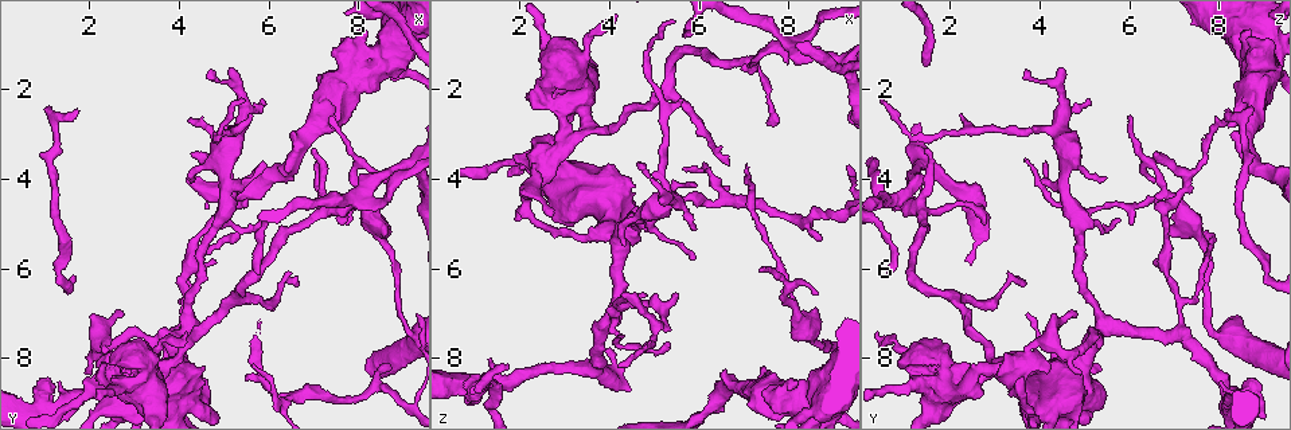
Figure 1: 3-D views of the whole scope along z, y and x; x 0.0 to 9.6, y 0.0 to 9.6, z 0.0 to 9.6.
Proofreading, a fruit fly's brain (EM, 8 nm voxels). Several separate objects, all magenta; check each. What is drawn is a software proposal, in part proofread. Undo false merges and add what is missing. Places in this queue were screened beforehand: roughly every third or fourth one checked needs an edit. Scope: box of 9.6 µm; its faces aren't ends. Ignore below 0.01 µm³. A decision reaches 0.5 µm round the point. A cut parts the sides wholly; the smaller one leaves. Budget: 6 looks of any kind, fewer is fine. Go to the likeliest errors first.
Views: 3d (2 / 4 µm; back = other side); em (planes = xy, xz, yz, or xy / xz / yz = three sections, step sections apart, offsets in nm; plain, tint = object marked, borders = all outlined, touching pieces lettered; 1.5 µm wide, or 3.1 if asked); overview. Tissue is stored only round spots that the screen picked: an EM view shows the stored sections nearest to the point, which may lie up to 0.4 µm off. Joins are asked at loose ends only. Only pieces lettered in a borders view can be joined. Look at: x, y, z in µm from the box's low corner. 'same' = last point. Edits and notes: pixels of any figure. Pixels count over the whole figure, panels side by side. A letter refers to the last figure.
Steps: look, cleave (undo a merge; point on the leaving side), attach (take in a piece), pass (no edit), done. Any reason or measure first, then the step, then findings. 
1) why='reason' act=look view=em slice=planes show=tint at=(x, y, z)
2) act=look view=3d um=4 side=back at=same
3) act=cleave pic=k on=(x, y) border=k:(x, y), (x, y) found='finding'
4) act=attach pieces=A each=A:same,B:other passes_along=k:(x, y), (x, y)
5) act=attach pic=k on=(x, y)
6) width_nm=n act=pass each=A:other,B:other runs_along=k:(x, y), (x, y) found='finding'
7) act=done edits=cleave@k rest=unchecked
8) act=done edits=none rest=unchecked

why='thin end' act=look view=3d um=2 at=(5.35, 5.25, 7.65)

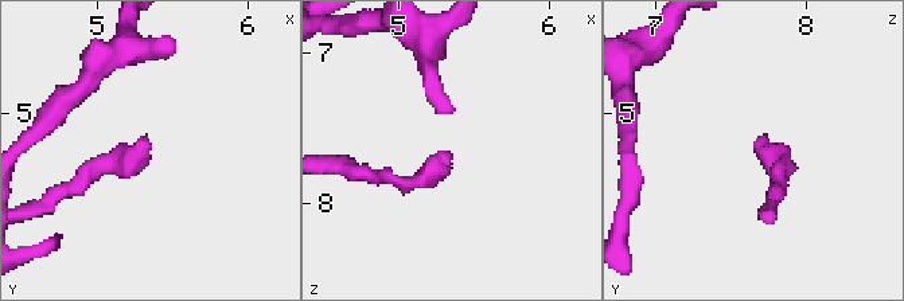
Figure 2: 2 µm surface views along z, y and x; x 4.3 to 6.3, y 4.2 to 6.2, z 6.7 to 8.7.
why='now the EM' act=look view=em slice=planes show=borders at=(5.34, 5.20, 7.68)

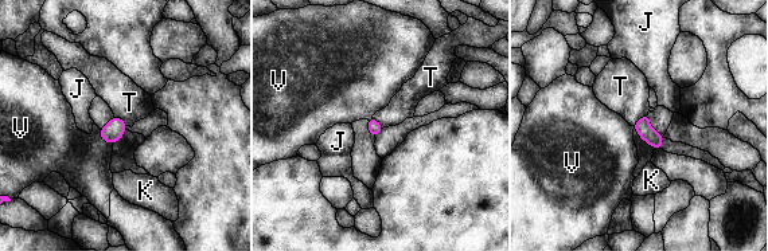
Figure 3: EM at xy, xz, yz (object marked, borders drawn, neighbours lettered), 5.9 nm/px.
width_nm=80 act=pass each=J:other,K:other,T:other,V:other found='none of them fits'

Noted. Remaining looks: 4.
why='an open end' act=look view=3d um=4 at=(7.40, 2.65, 6.00)

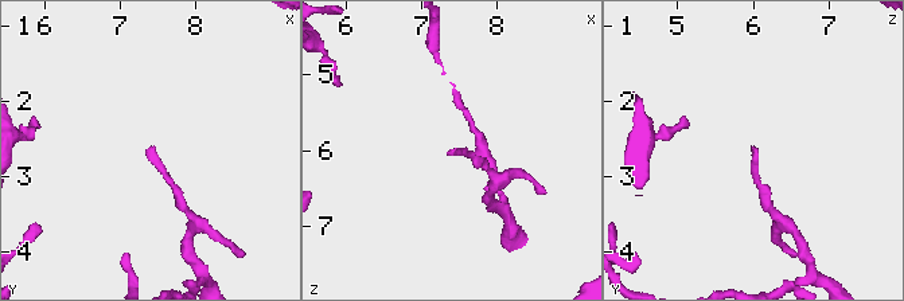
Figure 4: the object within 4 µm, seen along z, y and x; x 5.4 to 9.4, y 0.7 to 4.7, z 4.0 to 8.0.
why='need the tissue' act=look view=em slice=planes show=borders at=(7.35, 2.65, 6.00)

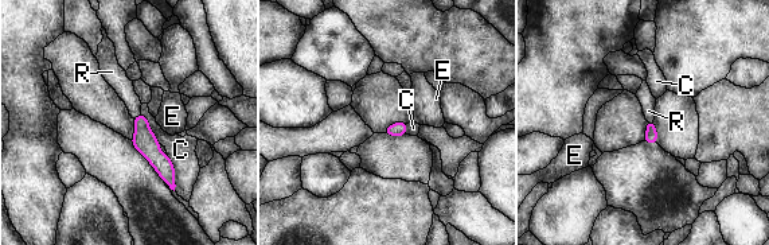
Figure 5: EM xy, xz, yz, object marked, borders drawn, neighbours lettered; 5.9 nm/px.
act=attach pieces=R each=C:other,E:other,R:same passes_along=5:(144, 140), (137, 116), (117, 80) found='the cell continues'

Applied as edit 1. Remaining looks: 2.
act=done edits=attach@5 rest=unchecked

